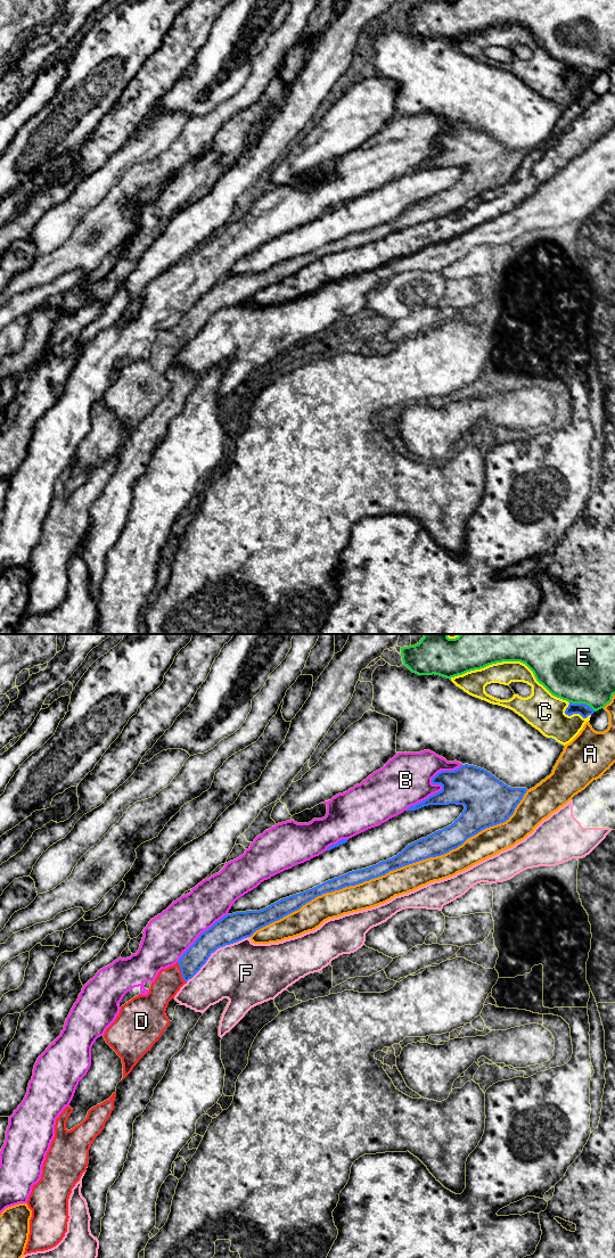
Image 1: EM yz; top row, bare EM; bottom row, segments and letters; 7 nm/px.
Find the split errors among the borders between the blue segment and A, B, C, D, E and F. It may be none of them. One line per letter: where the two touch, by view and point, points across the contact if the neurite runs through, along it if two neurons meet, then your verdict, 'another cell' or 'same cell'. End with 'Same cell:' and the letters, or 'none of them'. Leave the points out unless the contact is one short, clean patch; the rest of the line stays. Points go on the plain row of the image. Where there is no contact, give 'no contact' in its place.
A: contact yz (392, 232); another cell
B: contact yz (440, 146); another cell
C: contact yz (576, 75); another cell
D: contact yz (181, 335); same cell
E: contact yz (582, 66); another cell
F: contact yz (216, 311); another cell
Same cell: D

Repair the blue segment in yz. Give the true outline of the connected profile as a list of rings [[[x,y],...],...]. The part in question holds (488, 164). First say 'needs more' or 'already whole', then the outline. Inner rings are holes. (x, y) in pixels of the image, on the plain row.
needs more; [[[468,126],[454,133],[438,134],[432,146],[441,147],[442,153],[407,173],[428,167],[464,167],[464,174],[451,188],[408,207],[396,219],[376,228],[334,240],[260,273],[224,278],[202,295],[174,328],[158,335],[147,357],[139,356],[122,368],[115,384],[104,396],[106,405],[122,421],[122,442],[132,434],[170,387],[165,377],[169,364],[218,311],[251,299],[256,293],[300,272],[322,256],[369,244],[390,233],[458,211],[482,192],[509,182],[527,154],[526,150],[508,149],[486,132]]]

